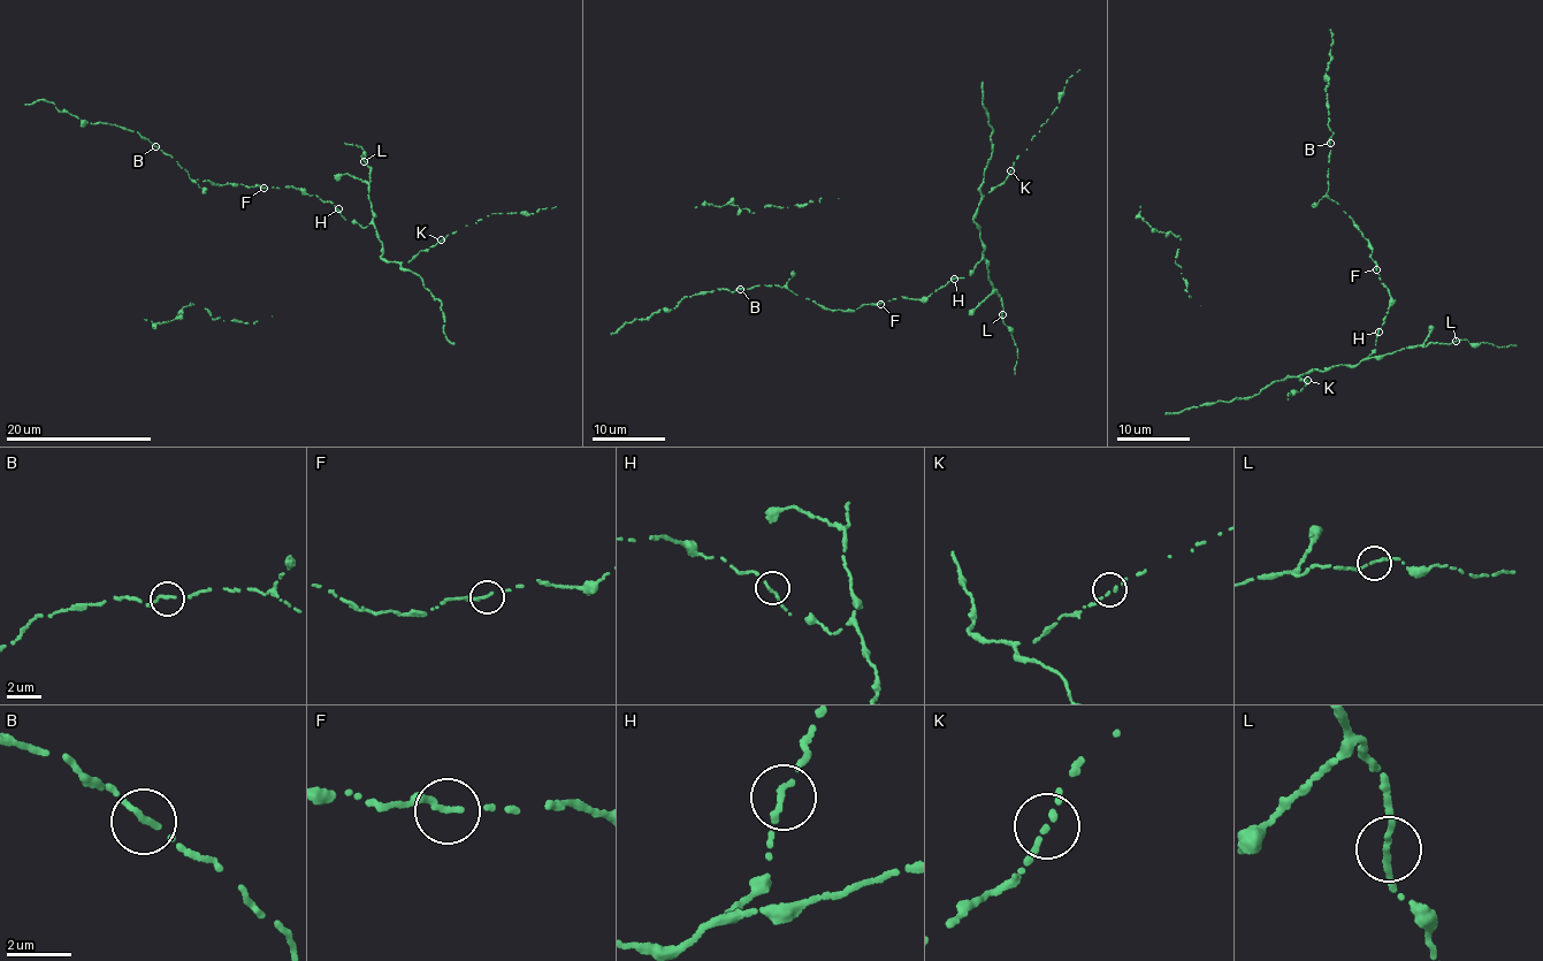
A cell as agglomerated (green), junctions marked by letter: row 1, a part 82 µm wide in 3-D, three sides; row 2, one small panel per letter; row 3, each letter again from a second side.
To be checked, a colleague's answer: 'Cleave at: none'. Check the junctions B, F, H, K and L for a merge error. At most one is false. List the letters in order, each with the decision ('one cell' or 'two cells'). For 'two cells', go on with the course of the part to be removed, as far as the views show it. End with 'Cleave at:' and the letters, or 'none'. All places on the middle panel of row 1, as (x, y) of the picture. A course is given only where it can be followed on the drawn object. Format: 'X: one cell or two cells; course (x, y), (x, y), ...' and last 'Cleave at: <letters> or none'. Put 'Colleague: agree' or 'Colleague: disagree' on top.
Colleague: agree
B: one cell
F: one cell
H: one cell
K: one cell
L: one cell
Cleave at: none

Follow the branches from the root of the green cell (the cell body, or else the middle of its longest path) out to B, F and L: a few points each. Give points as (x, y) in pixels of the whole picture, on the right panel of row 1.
B: (1388, 292), (1377, 277), (1369, 256), (1373, 251), (1358, 226), (1328, 197), (1329, 143)
F: (1388, 292), (1376, 269)
L: (1388, 292), (1391, 299), (1375, 350), (1367, 359), (1433, 342), (1456, 341)

